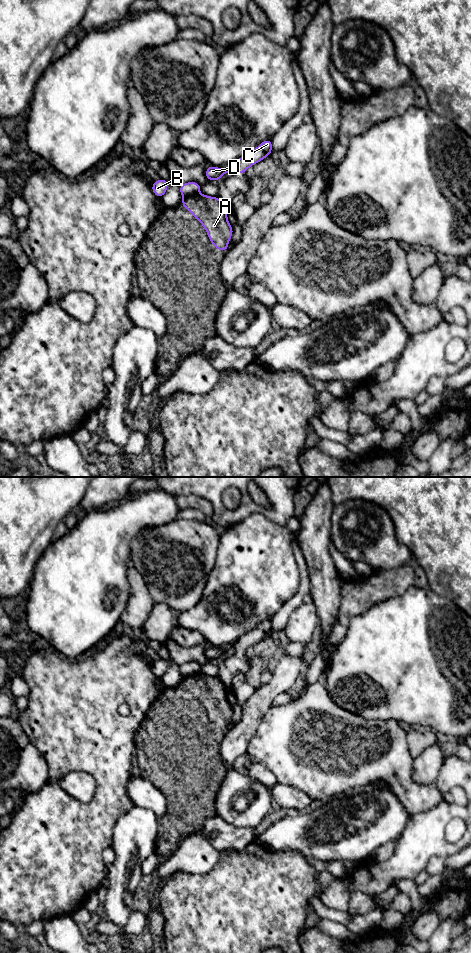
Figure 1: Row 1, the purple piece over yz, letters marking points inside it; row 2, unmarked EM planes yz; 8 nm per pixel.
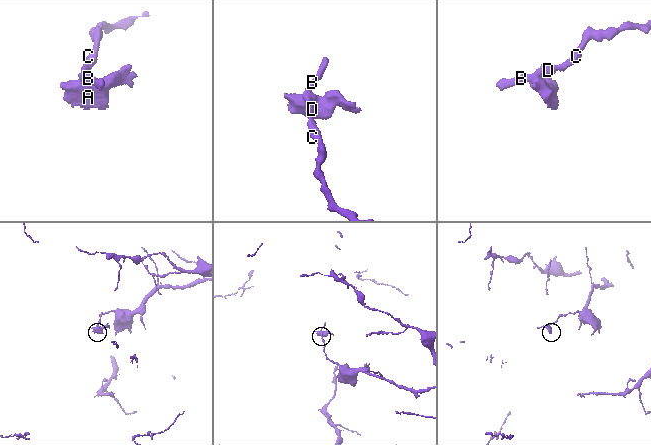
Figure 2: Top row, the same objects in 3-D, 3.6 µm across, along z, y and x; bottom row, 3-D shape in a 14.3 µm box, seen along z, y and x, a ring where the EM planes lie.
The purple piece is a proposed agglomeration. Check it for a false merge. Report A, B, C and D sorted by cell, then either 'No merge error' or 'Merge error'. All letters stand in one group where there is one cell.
Groups: A / B C D. Merge error

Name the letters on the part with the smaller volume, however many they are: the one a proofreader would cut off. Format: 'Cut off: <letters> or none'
Cut off: A

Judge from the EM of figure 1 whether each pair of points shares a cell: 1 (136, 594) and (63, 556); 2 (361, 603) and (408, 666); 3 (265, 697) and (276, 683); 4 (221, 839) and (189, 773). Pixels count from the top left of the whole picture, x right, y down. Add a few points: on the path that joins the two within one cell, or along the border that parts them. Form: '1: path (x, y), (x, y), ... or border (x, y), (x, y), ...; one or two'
1: border (128, 568), (129, 598), (125, 609), (121, 613); two
2: border (387, 599), (356, 615), (348, 625); two
3: path (267, 694), (275, 686); one
4: border (215, 813), (208, 817), (198, 830); two

